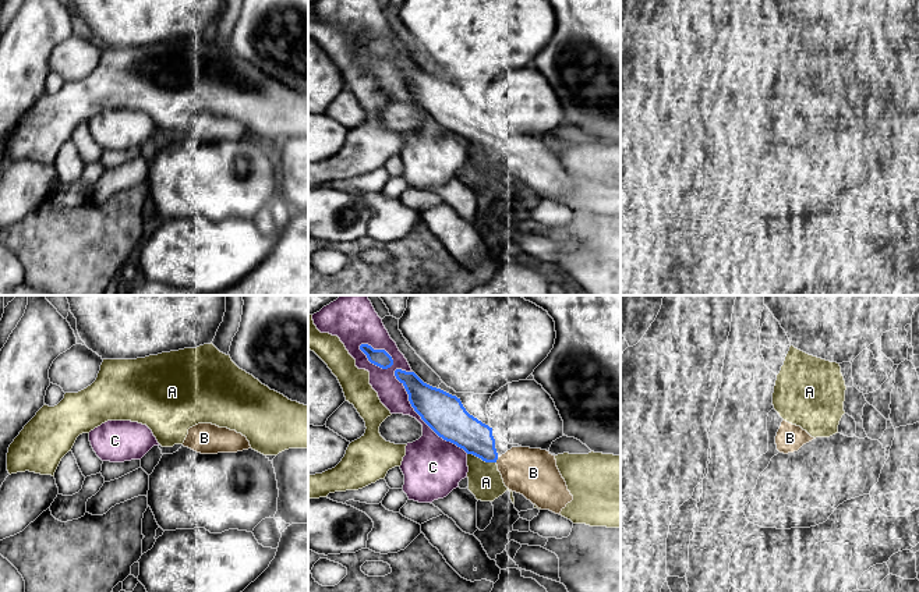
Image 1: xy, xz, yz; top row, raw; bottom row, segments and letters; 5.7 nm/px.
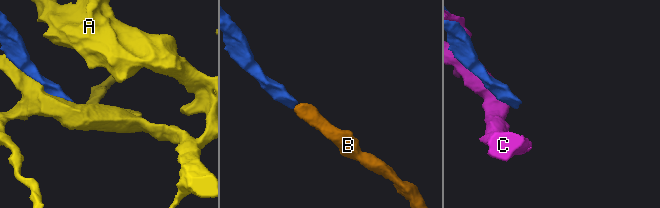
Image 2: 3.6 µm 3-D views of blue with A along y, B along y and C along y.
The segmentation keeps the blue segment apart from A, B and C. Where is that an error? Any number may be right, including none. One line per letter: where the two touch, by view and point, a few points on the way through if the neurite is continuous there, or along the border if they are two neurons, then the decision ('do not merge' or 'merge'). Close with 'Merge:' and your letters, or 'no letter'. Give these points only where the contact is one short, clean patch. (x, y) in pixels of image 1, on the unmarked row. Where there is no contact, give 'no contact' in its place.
A: meets blue in xz at (481, 146); do not merge
B: meets blue in xz at (497, 146); merge
C: meets blue in xz at (420, 103); do not merge
Merge: B

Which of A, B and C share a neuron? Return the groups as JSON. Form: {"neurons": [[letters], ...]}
{"neurons": [["A"], ["B"], ["C"]]}

